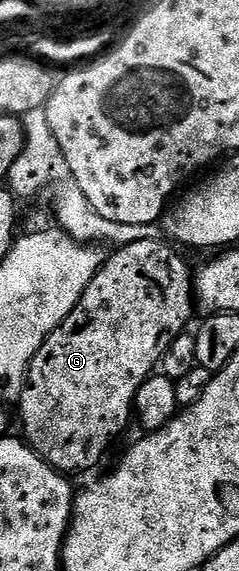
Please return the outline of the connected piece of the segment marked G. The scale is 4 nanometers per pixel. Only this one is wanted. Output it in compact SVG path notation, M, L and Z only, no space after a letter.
M166 240L141 241L118 246L113 252L115 254L112 257L108 256L103 264L99 266L97 275L93 275L89 287L85 287L85 295L81 295L77 307L73 307L71 314L47 336L45 343L32 359L30 367L27 368L27 379L23 383L23 394L17 404L19 417L23 420L24 434L22 433L22 436L40 457L45 458L60 473L64 475L83 473L86 469L93 468L106 455L111 440L127 424L132 424L135 396L141 387L141 383L145 383L145 379L156 372L165 347L169 347L169 343L173 343L173 339L177 339L177 335L184 333L190 326L187 324L191 321L191 305L193 309L193 269L192 266L187 266L186 259L178 251L180 252L174 244L168 243Z

